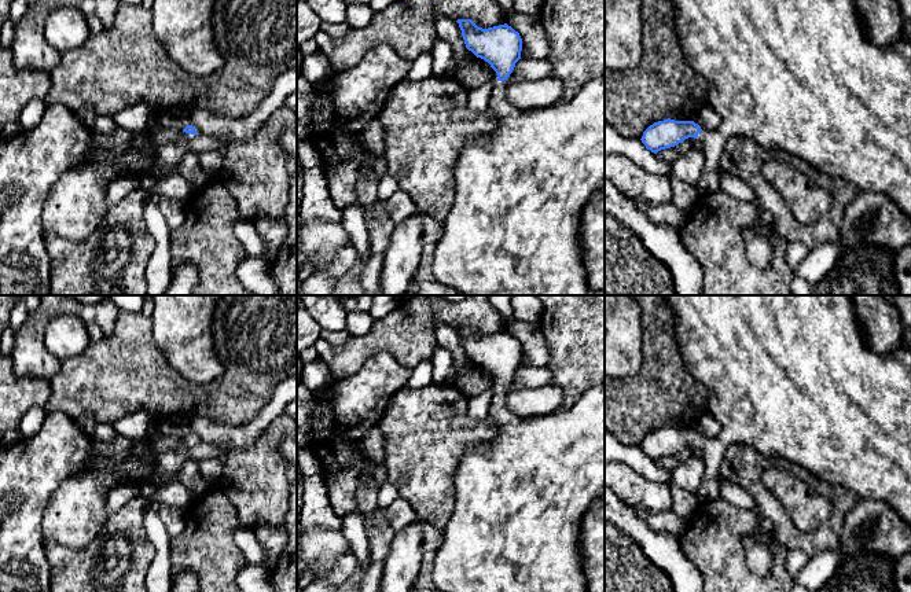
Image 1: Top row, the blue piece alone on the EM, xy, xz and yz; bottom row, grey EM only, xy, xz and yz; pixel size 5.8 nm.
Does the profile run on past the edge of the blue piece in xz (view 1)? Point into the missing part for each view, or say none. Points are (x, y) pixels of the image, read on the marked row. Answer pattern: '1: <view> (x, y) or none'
1: none

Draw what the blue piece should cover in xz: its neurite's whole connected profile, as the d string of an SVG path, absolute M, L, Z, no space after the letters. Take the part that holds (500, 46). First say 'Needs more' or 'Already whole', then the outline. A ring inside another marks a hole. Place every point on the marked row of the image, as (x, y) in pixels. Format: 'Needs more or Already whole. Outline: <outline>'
Already whole. Outline: M458 19L466 48L484 59L497 73L497 81L504 81L521 59L522 38L507 23L482 29L471 19Z

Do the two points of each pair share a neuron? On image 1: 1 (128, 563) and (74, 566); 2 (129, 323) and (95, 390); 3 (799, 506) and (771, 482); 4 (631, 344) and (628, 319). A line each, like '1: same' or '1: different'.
1: same
2: same
3: same
4: same

